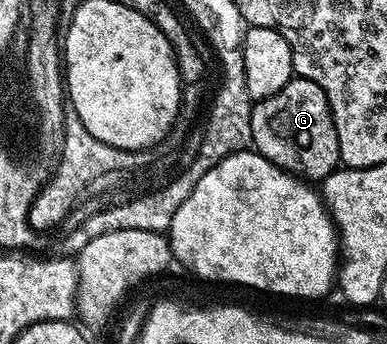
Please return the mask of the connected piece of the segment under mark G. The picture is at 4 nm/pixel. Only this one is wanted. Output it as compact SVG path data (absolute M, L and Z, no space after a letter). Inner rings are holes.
M290 78L279 93L256 100L249 113L250 140L258 155L282 172L320 181L339 167L337 130L325 91L313 79Z

